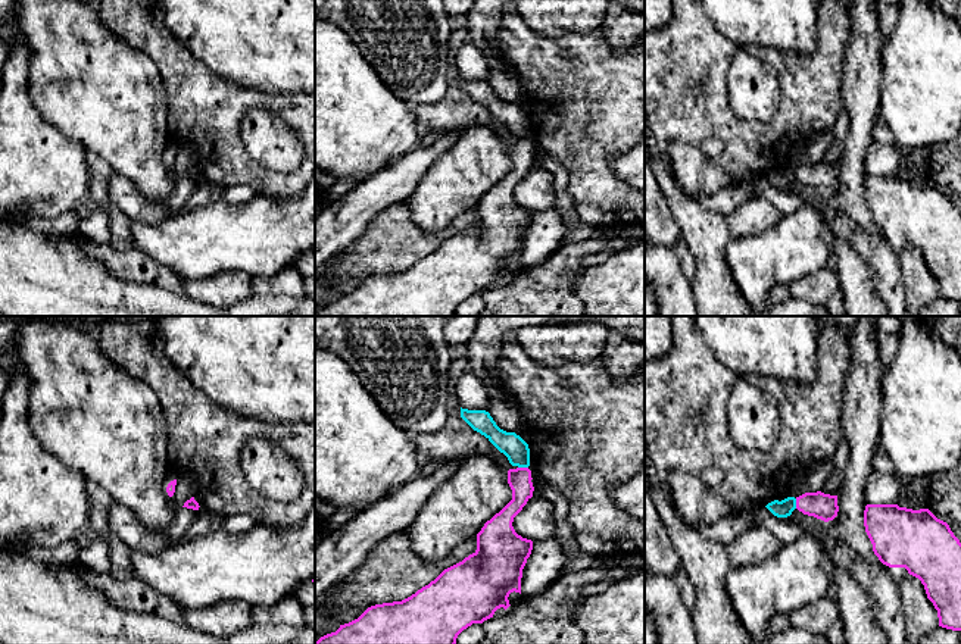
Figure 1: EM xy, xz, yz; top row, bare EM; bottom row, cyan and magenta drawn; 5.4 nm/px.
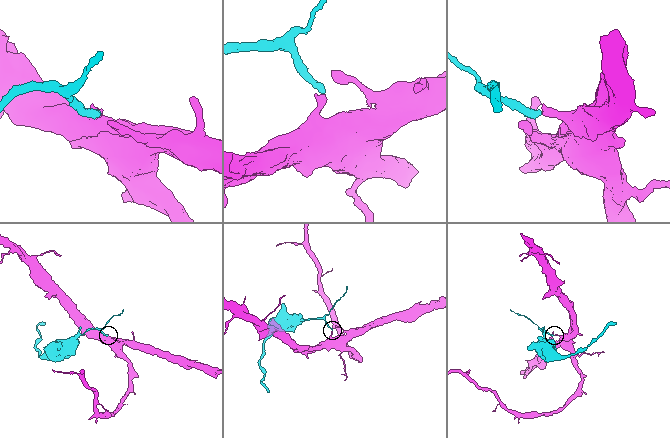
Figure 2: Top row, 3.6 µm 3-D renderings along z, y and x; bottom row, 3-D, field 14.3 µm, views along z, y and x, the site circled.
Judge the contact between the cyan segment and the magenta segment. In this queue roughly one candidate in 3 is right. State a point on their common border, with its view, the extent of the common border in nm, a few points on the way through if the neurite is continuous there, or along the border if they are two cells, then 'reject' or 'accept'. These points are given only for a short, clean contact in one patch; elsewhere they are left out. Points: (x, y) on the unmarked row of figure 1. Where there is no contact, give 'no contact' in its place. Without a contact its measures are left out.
meets cyan in xz at (523, 137); contact 60 nm long; border along xz (518, 137), (527, 138); reject

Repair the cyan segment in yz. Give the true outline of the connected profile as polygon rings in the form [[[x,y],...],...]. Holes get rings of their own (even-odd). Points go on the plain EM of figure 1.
[[[787,168],[781,172],[774,171],[765,176],[774,187],[787,188],[796,179],[796,169]]]

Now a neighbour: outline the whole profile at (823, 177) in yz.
[[[821,162],[805,163],[796,168],[796,179],[804,185],[829,193],[837,187],[837,166],[824,165]]]

